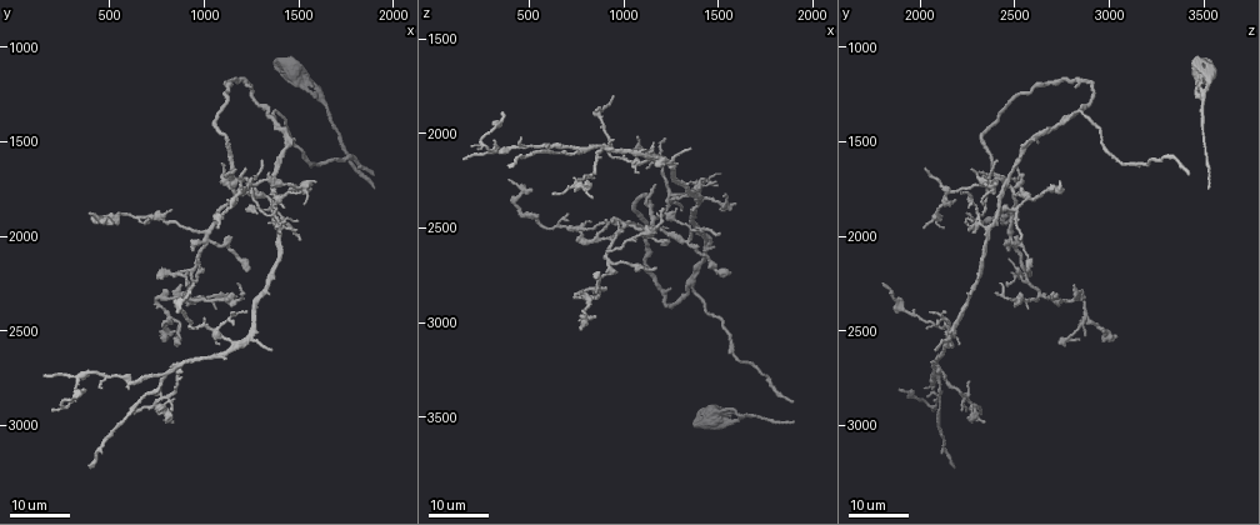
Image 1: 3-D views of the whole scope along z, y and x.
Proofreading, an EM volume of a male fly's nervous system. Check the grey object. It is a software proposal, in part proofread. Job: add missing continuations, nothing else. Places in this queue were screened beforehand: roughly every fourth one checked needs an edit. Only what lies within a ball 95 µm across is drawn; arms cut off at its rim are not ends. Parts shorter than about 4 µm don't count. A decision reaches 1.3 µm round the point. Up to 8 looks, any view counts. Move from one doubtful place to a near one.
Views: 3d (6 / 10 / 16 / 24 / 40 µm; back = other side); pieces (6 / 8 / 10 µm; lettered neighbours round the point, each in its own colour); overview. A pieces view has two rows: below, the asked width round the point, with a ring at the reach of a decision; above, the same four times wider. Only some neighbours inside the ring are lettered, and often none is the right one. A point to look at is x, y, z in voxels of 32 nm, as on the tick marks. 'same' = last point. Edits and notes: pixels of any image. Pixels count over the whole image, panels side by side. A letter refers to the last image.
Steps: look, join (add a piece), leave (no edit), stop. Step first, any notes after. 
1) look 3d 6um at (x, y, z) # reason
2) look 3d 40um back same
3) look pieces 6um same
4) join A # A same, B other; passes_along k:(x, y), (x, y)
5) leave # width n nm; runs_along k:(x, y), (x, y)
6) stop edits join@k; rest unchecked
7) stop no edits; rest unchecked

look 3d 16um at (780, 2210, 2520) # tapers out

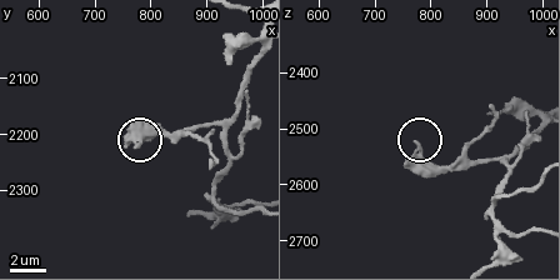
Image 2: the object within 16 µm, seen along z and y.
look pieces 10um at (775, 2220, 2525)

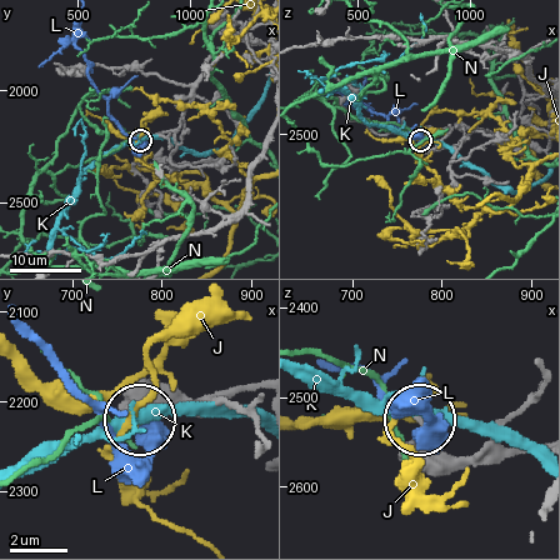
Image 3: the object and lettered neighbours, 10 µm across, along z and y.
leave # J other, K other, L other, N other; none of them fits

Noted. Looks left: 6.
look 3d 24um at (1210, 2310, 2410) # branch stops here

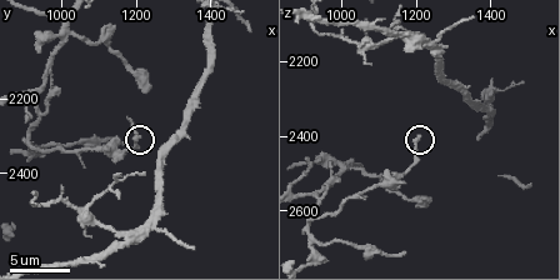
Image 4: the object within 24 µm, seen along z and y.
look pieces 8um at (1210, 2300, 2400)

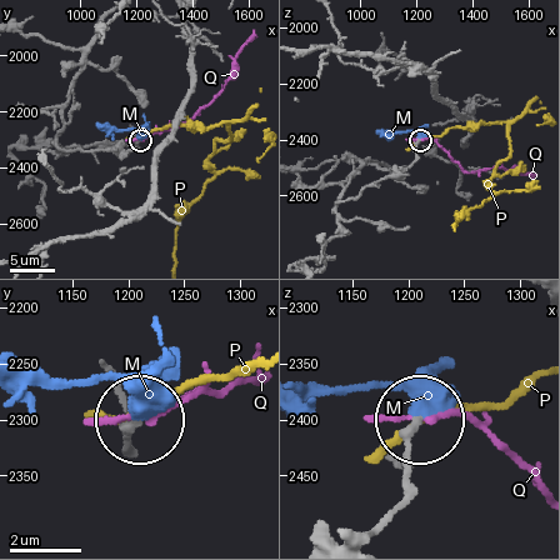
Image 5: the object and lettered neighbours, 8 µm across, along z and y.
join M # M same, P other, Q other; passes_along 5:(121, 453), (140, 414), (130, 390), (113, 381), (23, 379); it goes on there

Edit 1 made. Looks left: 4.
look overview

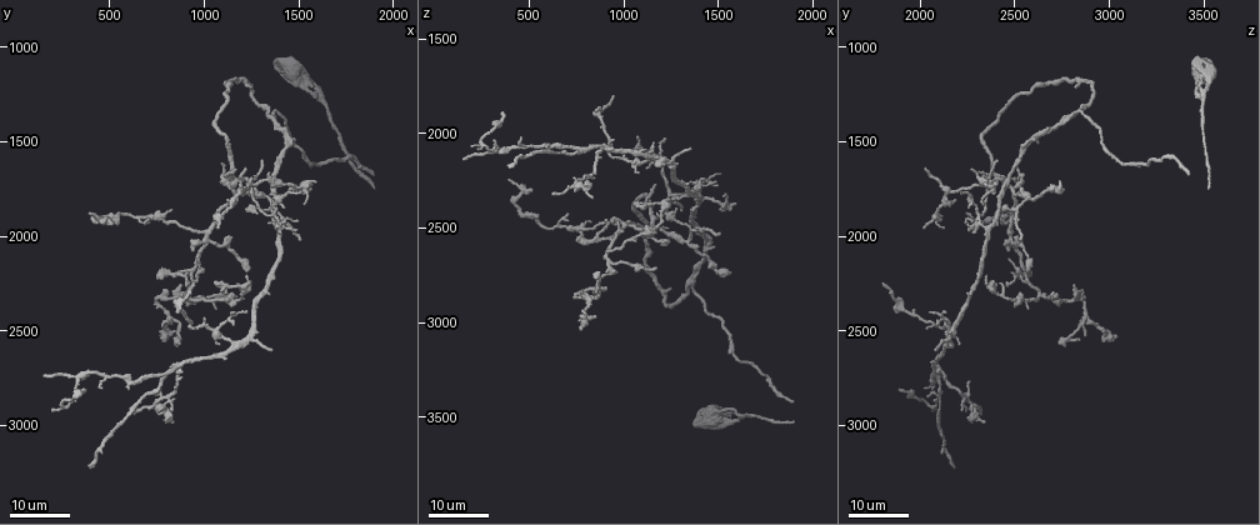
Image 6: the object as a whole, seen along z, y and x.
look 3d 24um at (1510, 2010, 2530) # tapers out

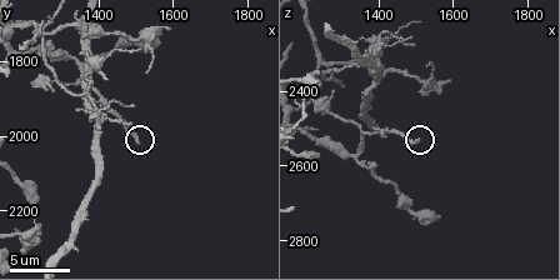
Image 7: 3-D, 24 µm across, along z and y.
look pieces 6um at (1500, 2010, 2530)

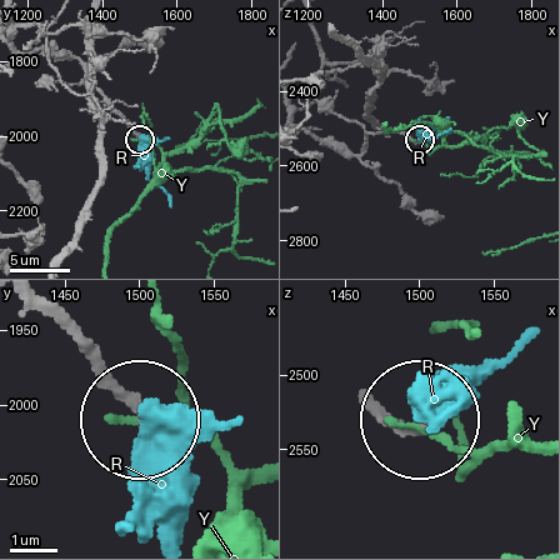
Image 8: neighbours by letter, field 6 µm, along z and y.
join R # R same, Y other; passes_along 8:(113, 110), (140, 141), (146, 175), (165, 194), (170, 208); it goes on there

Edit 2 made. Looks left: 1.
look pieces 6um at (1160, 2320, 2710) # tapers out

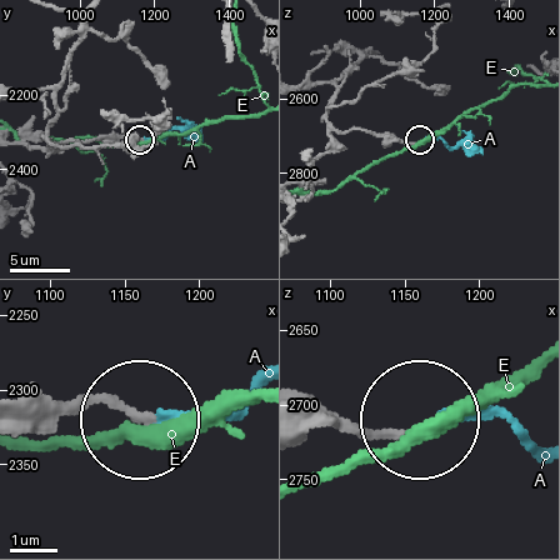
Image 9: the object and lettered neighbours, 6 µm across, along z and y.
join A # width 180 nm; A same, E other; passes_along 9:(306, 396), (375, 429), (494, 416), (530, 440); it goes on there

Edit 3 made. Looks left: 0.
stop edits join@5, join@8, join@9; rest unchecked

